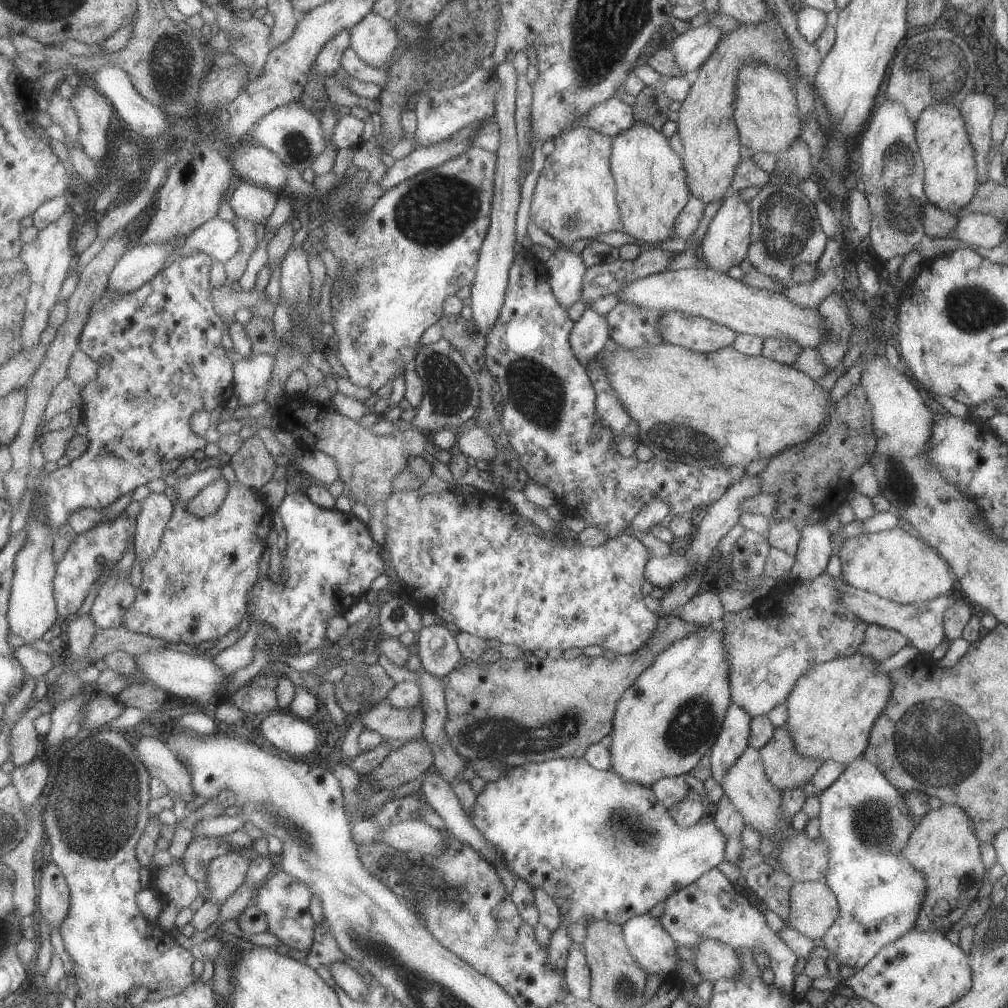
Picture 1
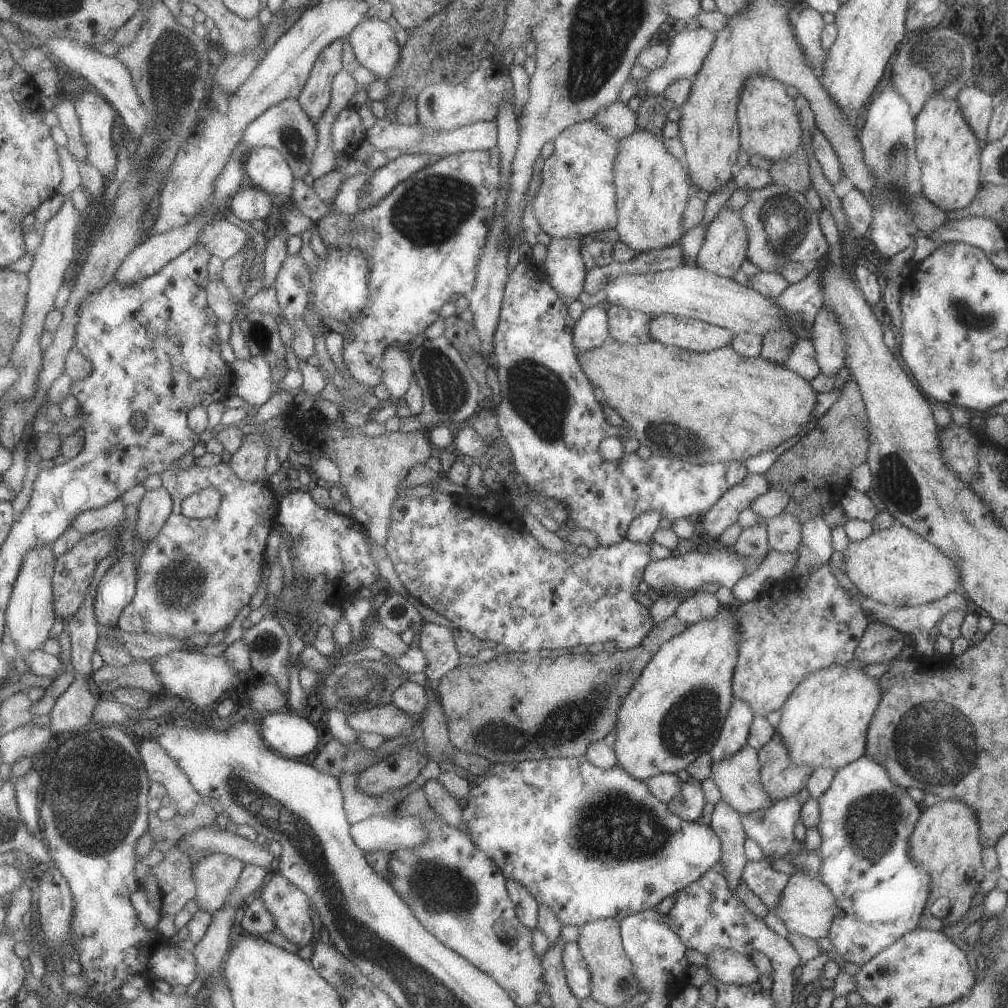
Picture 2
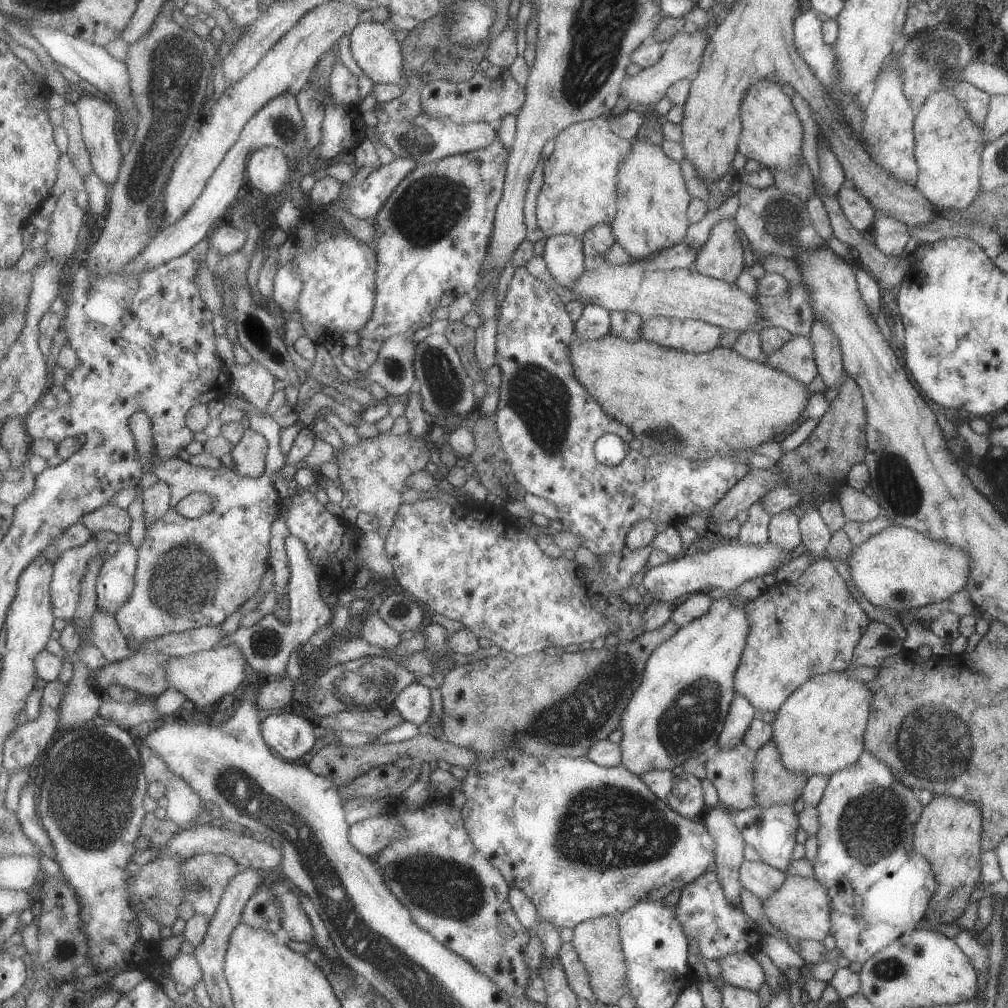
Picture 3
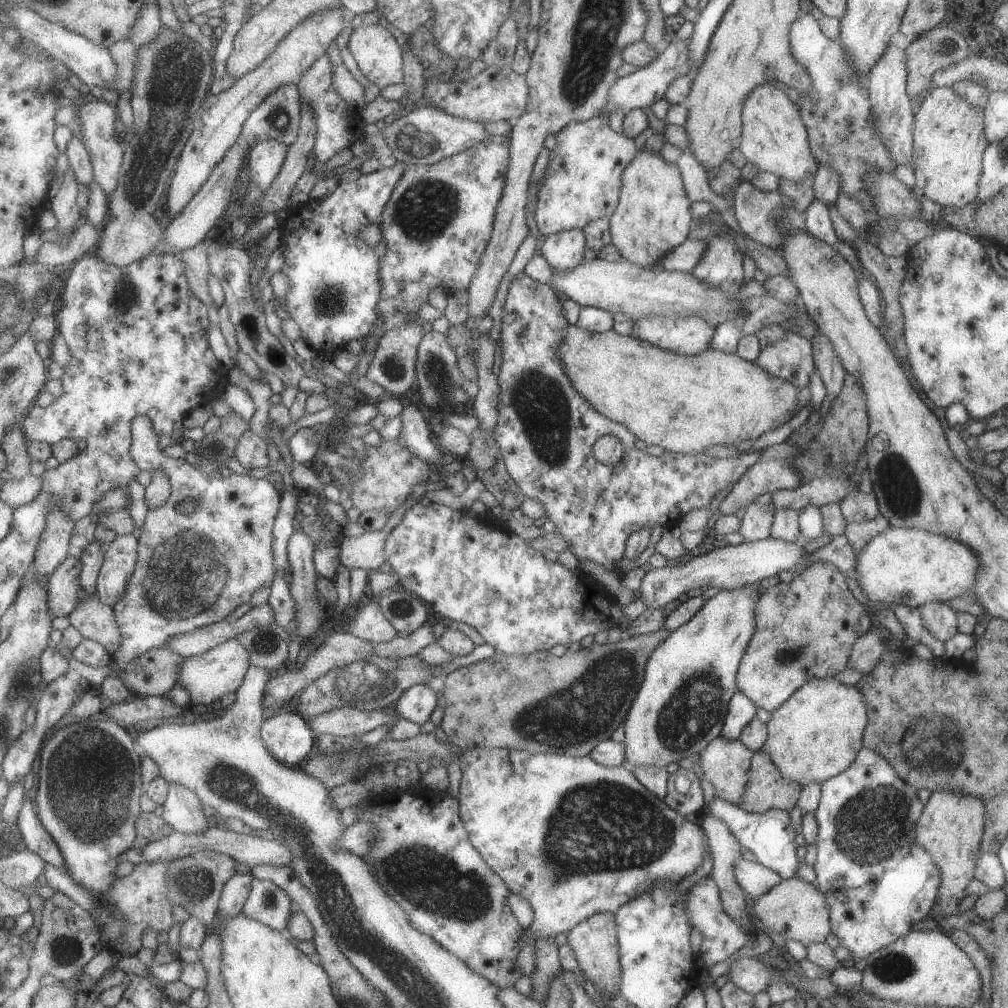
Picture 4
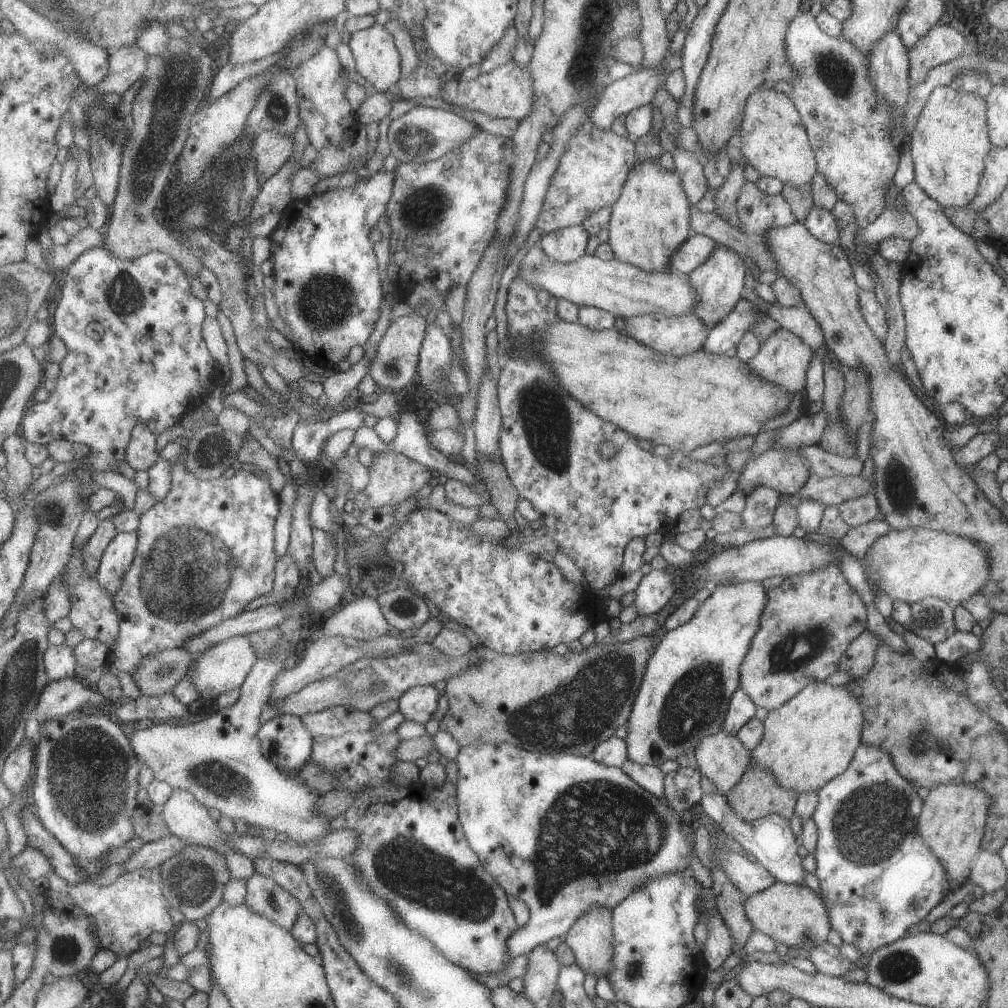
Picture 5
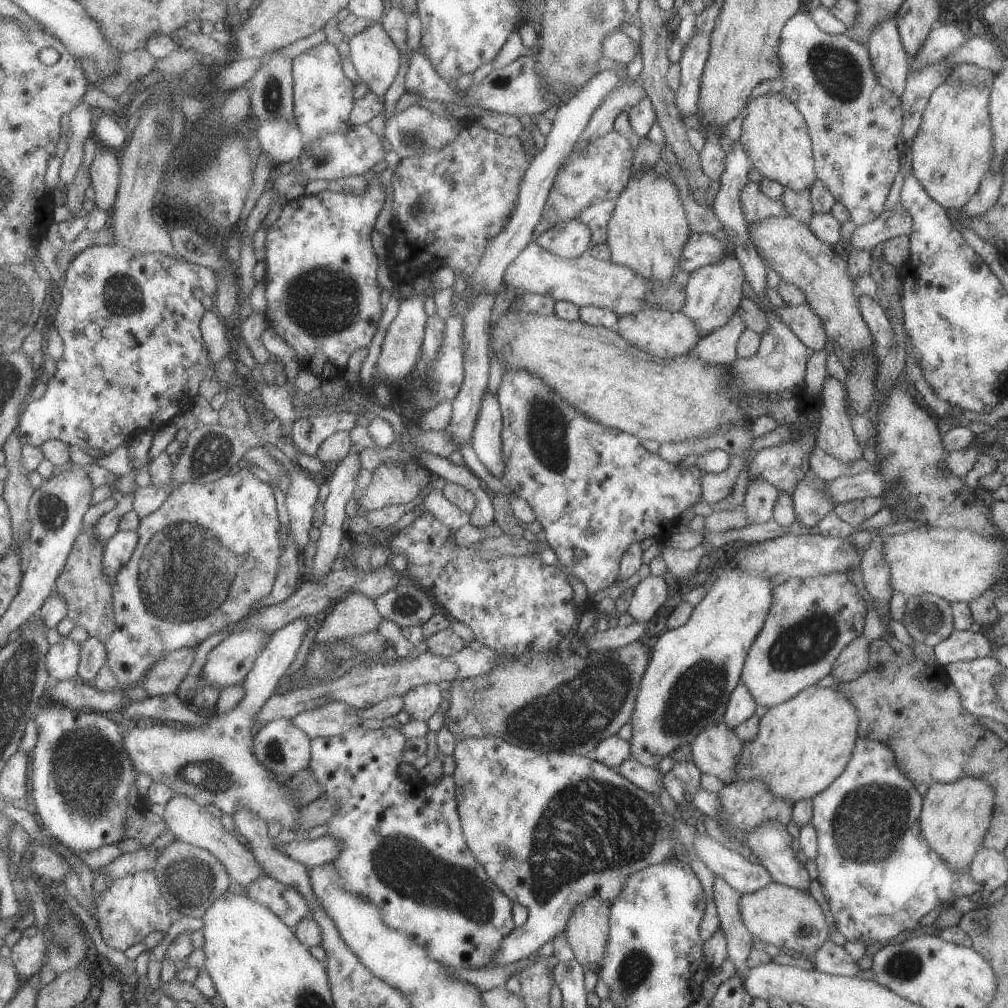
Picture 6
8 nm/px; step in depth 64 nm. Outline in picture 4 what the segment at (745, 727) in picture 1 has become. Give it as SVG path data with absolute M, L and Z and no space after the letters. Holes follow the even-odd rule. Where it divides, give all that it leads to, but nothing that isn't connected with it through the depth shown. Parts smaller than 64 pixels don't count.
M736 690L728 700L727 714L723 721L720 736L728 741L737 740L741 729L755 717L755 711L755 705L749 698Z

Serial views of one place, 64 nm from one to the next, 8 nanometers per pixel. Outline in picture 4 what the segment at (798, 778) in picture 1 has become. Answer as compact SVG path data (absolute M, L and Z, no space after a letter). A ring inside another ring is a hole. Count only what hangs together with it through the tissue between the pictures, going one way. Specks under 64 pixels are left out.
M756 750L750 758L747 782L737 805L752 813L769 809L789 812L796 805L801 783L785 780L765 751Z

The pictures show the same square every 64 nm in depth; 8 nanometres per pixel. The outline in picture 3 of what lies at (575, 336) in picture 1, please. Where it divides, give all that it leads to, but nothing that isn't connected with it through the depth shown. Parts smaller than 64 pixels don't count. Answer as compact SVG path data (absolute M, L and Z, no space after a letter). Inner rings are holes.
M587 304L583 310L582 318L576 323L576 336L581 340L600 340L601 336L611 332L611 312L600 305Z

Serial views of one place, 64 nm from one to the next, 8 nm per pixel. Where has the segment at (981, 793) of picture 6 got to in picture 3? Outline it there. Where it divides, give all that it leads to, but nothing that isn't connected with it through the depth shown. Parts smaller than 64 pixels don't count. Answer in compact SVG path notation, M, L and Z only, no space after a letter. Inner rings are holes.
M933 795L914 825L913 849L929 862L935 876L936 890L929 900L924 918L932 925L957 920L968 905L967 900L979 880L982 830L981 810L973 802L951 796Z

